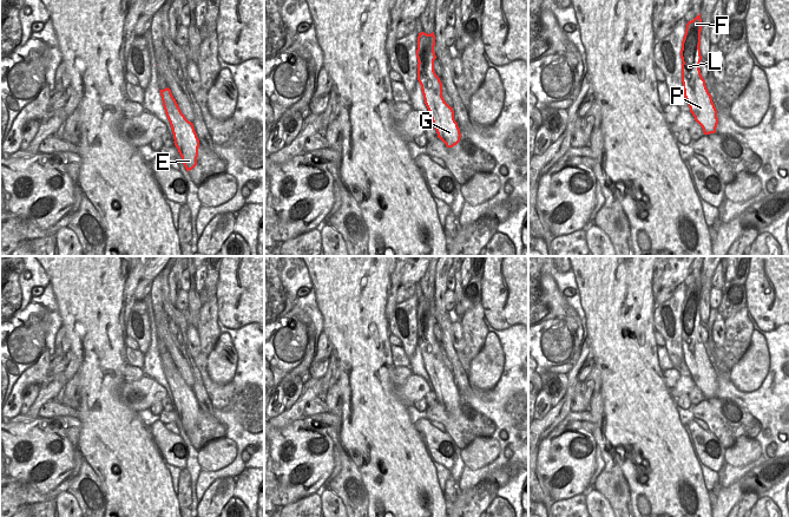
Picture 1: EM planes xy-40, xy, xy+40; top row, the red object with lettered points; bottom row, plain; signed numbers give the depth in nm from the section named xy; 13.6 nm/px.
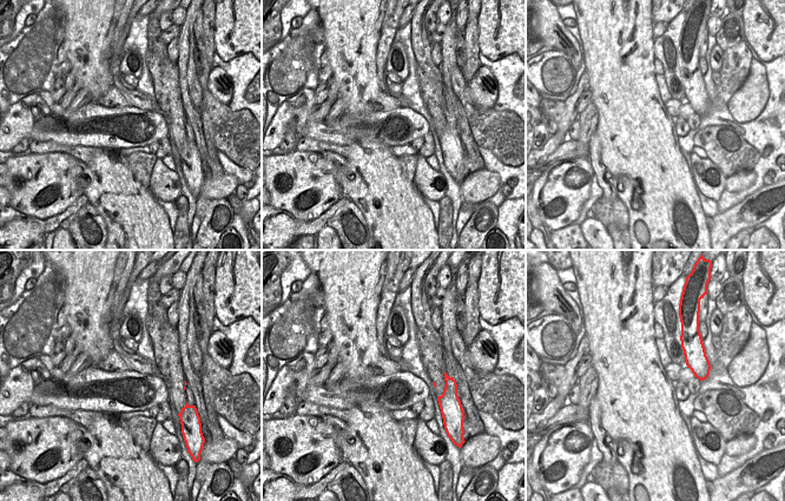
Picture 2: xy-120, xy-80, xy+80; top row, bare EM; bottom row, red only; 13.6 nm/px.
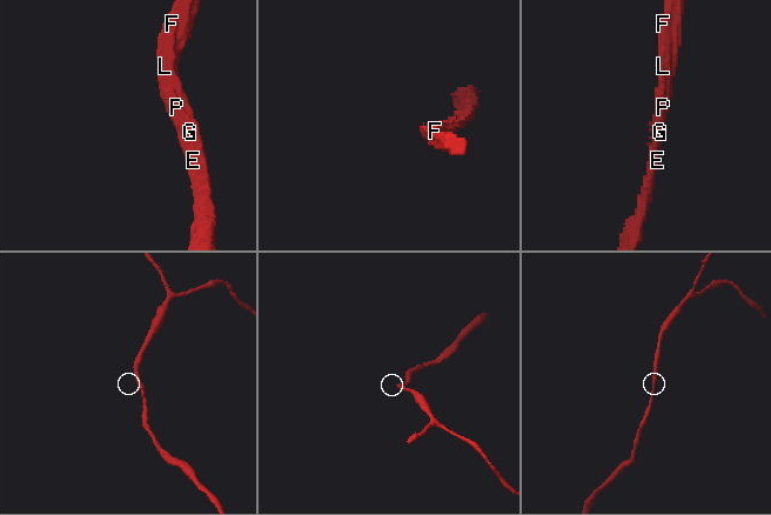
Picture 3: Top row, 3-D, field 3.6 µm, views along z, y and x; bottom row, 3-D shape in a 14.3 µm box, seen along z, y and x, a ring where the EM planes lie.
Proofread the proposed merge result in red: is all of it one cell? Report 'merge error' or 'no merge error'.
no merge error

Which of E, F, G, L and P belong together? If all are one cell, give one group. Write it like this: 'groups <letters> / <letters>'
groups E F G L P

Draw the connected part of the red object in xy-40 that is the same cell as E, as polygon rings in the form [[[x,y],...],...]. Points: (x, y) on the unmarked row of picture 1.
[[[169,352],[159,354],[166,381],[170,386],[175,410],[182,421],[183,428],[189,437],[197,430],[199,404],[193,388],[182,378]]]

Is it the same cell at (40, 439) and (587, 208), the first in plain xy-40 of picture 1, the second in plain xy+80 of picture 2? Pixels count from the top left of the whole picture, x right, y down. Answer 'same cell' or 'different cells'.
different cells

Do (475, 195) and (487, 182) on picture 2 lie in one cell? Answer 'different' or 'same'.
same

